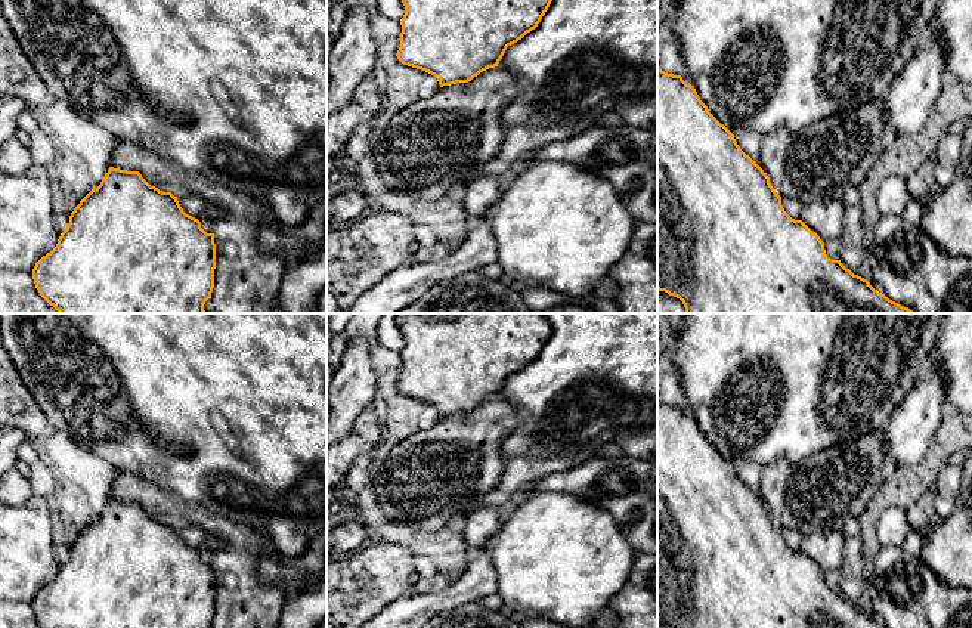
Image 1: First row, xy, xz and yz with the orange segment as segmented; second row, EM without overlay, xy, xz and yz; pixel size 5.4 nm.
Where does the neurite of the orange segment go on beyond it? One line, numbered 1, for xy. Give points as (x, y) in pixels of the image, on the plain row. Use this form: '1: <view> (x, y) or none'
1: none

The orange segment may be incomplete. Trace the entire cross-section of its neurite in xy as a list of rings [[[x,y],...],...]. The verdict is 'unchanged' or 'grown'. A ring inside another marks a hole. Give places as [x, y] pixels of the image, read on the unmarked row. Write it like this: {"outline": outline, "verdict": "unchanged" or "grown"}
{"outline": [[[109,498],[97,519],[80,532],[69,547],[66,560],[61,564],[56,578],[43,587],[32,600],[32,610],[41,628],[211,628],[214,619],[216,575],[214,564],[207,564],[201,553],[183,542],[177,528],[151,517],[139,502]]], "verdict": "unchanged"}

